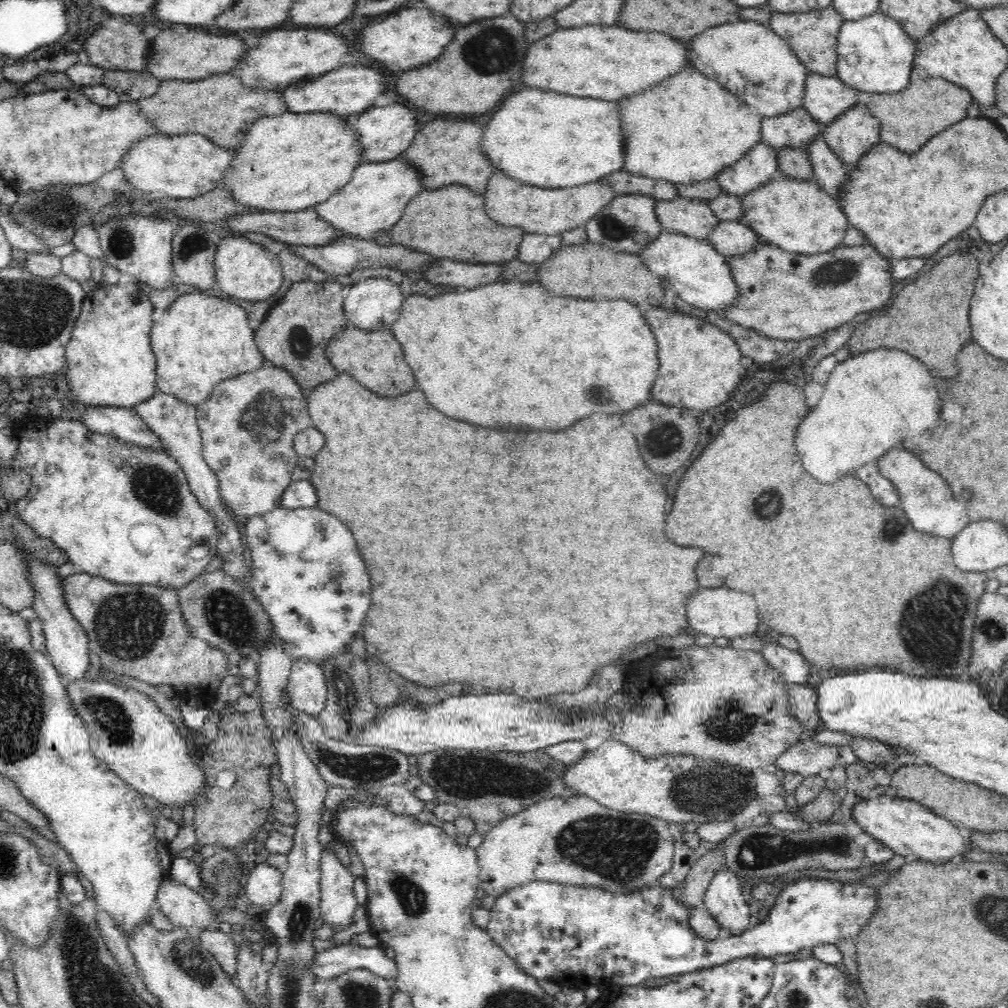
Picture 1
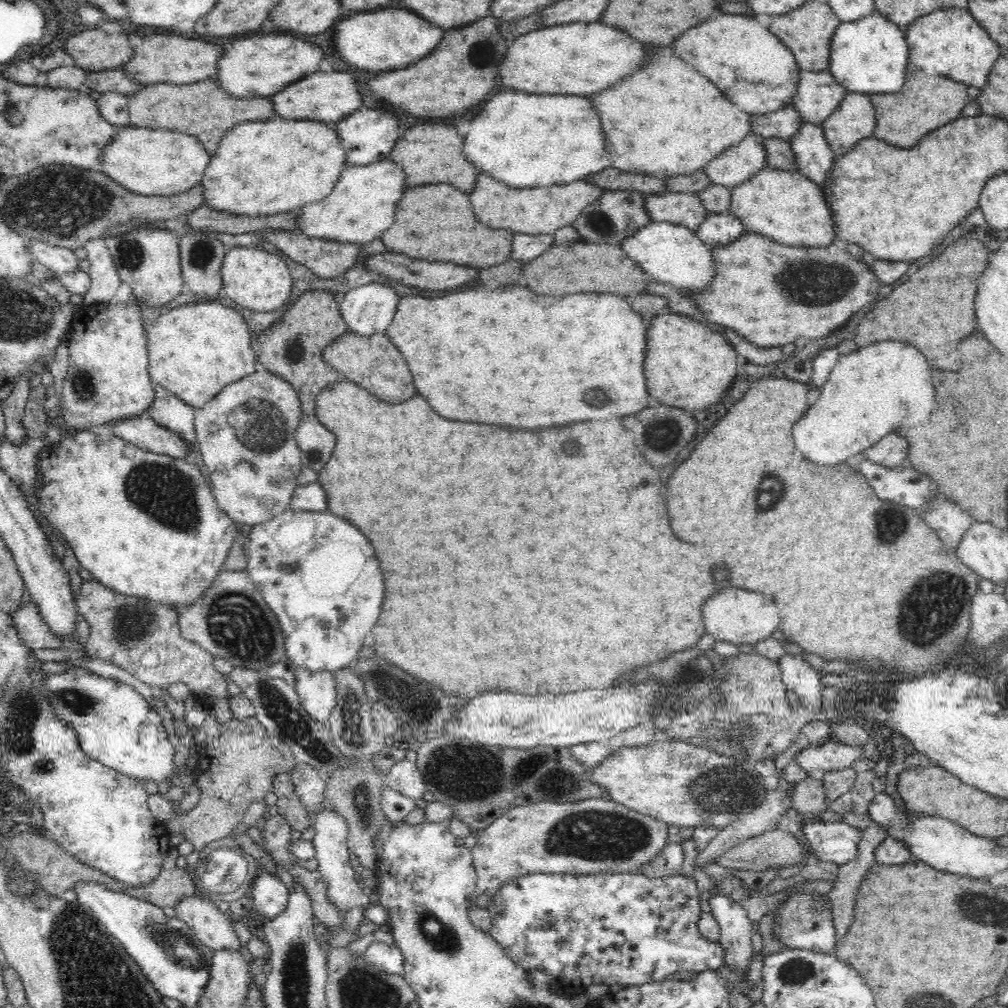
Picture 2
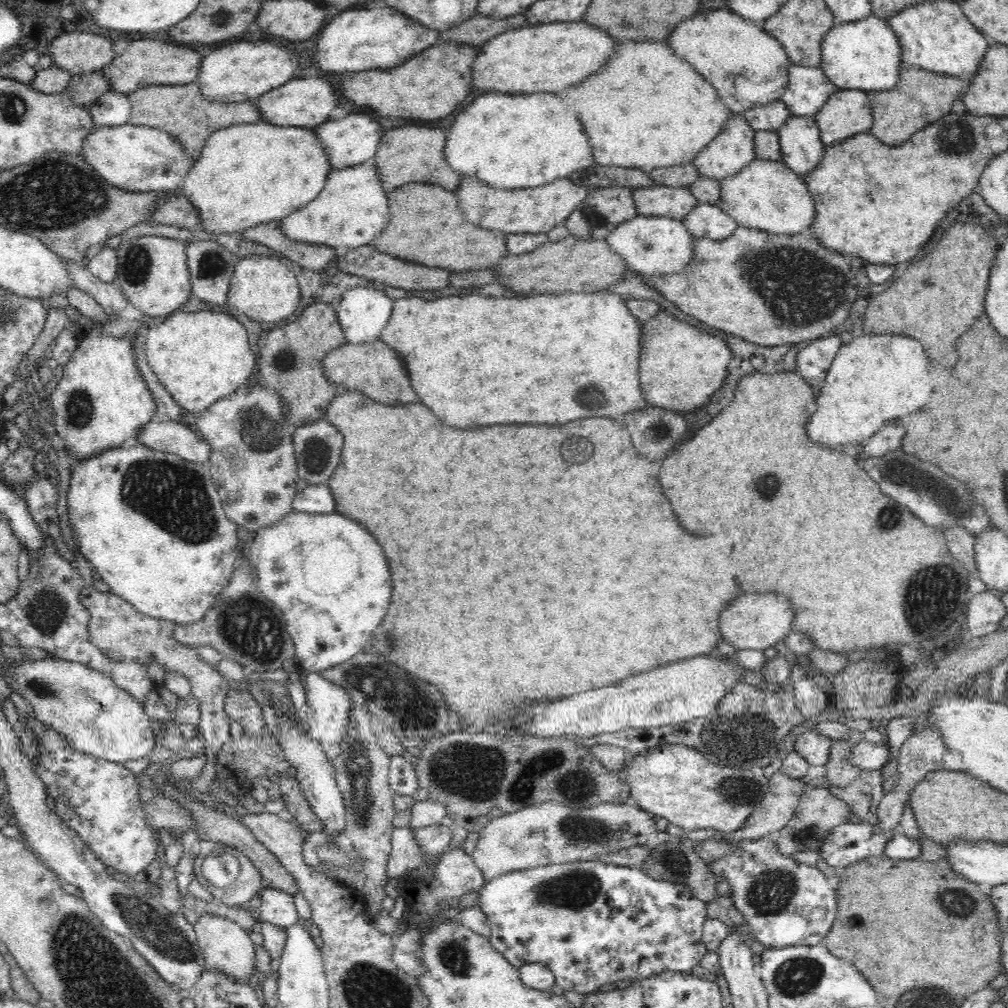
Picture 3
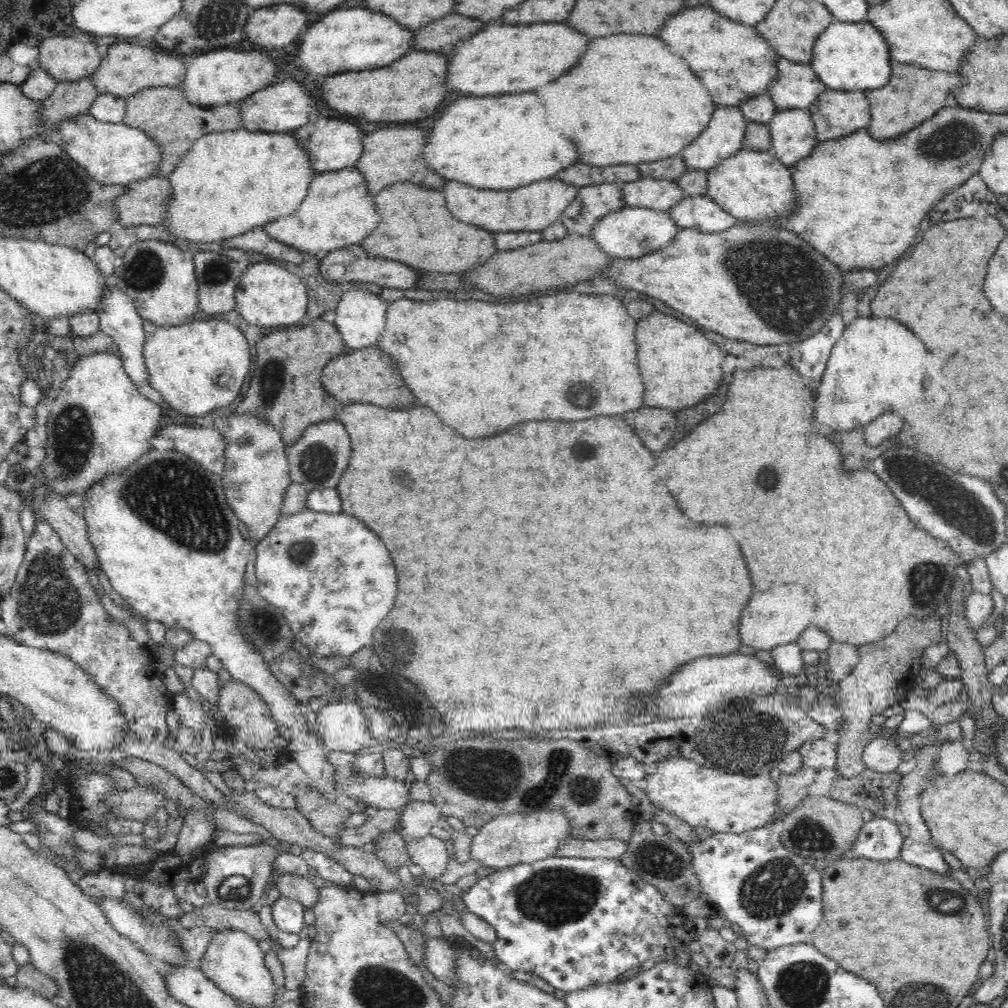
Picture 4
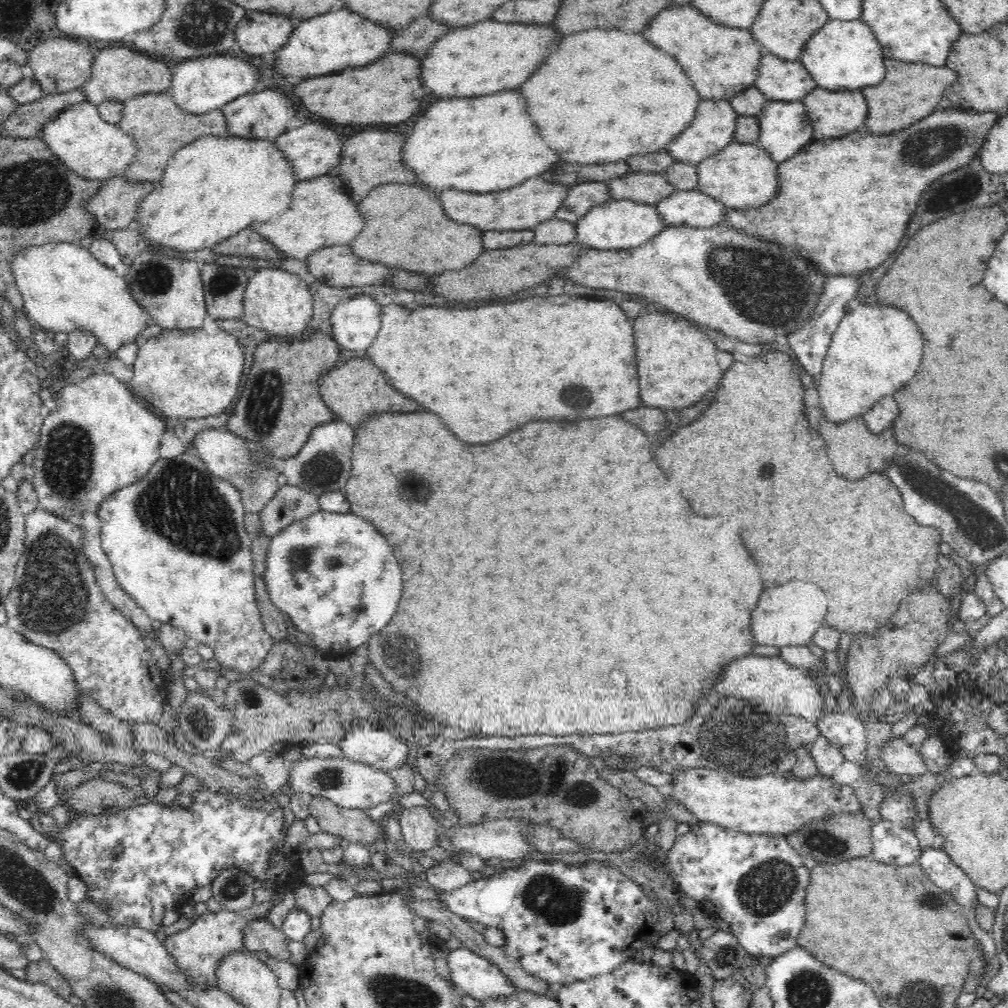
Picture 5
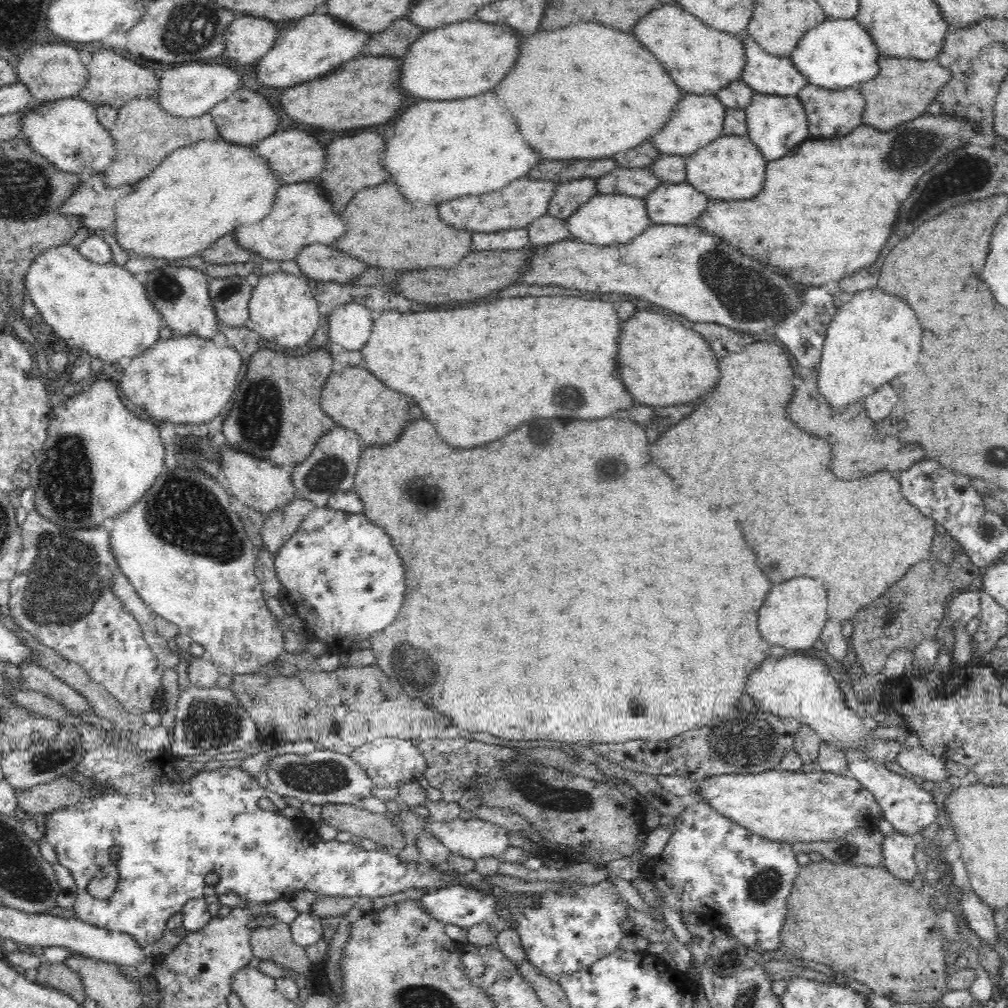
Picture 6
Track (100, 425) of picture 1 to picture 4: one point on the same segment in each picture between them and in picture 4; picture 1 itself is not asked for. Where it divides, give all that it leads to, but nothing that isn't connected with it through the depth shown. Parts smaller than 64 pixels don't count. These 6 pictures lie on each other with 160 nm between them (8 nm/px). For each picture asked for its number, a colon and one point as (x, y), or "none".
2: (143, 431)
3: (172, 436)
4: (207, 446)

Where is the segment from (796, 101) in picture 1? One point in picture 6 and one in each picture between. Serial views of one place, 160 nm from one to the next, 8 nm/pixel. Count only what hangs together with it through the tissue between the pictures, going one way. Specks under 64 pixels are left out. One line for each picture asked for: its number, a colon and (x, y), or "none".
2: (735, 47)
3: (720, 45)
4: (715, 48)
5: (720, 62)
6: (700, 60)

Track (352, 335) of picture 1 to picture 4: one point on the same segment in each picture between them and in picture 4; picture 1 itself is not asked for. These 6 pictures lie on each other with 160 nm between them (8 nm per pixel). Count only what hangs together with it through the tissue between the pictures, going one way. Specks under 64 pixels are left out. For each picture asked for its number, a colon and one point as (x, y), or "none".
2: (374, 363)
3: (373, 369)
4: (367, 376)

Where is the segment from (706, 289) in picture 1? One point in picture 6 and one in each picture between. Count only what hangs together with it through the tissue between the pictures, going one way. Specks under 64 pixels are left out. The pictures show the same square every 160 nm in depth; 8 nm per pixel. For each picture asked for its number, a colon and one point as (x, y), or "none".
2: (666, 252)
3: (649, 244)
4: (633, 231)
5: (616, 224)
6: (604, 219)

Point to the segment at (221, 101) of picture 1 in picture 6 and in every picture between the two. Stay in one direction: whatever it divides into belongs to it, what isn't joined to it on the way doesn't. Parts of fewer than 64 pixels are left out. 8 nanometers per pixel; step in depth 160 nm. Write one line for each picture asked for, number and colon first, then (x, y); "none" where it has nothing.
2: (200, 109)
3: (181, 111)
4: (161, 112)
5: (158, 128)
6: (143, 135)

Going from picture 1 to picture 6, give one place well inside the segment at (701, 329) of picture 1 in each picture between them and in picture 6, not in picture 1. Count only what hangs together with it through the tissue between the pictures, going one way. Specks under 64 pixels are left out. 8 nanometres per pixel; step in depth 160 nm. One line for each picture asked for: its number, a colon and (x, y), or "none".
2: (687, 366)
3: (680, 368)
4: (680, 366)
5: (676, 364)
6: (662, 363)

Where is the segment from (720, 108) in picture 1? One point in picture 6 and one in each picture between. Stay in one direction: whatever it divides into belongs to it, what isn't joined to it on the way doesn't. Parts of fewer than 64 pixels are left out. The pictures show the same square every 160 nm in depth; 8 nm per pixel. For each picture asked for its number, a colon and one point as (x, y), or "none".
2: (664, 119)
3: (646, 107)
4: (628, 99)
5: (603, 95)
6: (585, 91)

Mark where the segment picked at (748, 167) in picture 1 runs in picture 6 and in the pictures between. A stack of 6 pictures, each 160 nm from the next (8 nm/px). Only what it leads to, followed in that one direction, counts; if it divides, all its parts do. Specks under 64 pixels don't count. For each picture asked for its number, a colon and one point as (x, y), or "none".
2: (736, 163)
3: (733, 147)
4: (722, 136)
5: (712, 127)
6: (697, 119)

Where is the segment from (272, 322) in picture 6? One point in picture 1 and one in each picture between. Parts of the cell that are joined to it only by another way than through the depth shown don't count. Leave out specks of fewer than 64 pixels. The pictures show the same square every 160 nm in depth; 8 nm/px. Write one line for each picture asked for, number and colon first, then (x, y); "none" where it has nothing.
1: (245, 270)
2: (257, 280)
3: (264, 289)
4: (268, 295)
5: (276, 301)

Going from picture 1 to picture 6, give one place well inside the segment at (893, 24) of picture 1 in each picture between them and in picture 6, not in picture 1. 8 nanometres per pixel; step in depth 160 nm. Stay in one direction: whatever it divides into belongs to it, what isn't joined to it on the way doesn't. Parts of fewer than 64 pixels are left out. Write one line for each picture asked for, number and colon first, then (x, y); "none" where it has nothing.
2: (868, 55)
3: (864, 55)
4: (847, 56)
5: (842, 55)
6: (835, 54)

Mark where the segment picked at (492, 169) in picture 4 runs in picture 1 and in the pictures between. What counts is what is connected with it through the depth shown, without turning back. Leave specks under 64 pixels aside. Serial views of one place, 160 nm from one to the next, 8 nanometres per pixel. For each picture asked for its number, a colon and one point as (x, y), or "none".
1: (546, 140)
2: (524, 140)
3: (506, 141)

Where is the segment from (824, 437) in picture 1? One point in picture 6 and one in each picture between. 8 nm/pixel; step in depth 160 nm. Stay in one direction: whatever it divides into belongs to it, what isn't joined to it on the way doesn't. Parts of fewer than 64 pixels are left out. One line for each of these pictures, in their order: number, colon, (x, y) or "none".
2: (871, 391)
3: (873, 378)
4: (877, 362)
5: (875, 348)
6: (874, 336)

